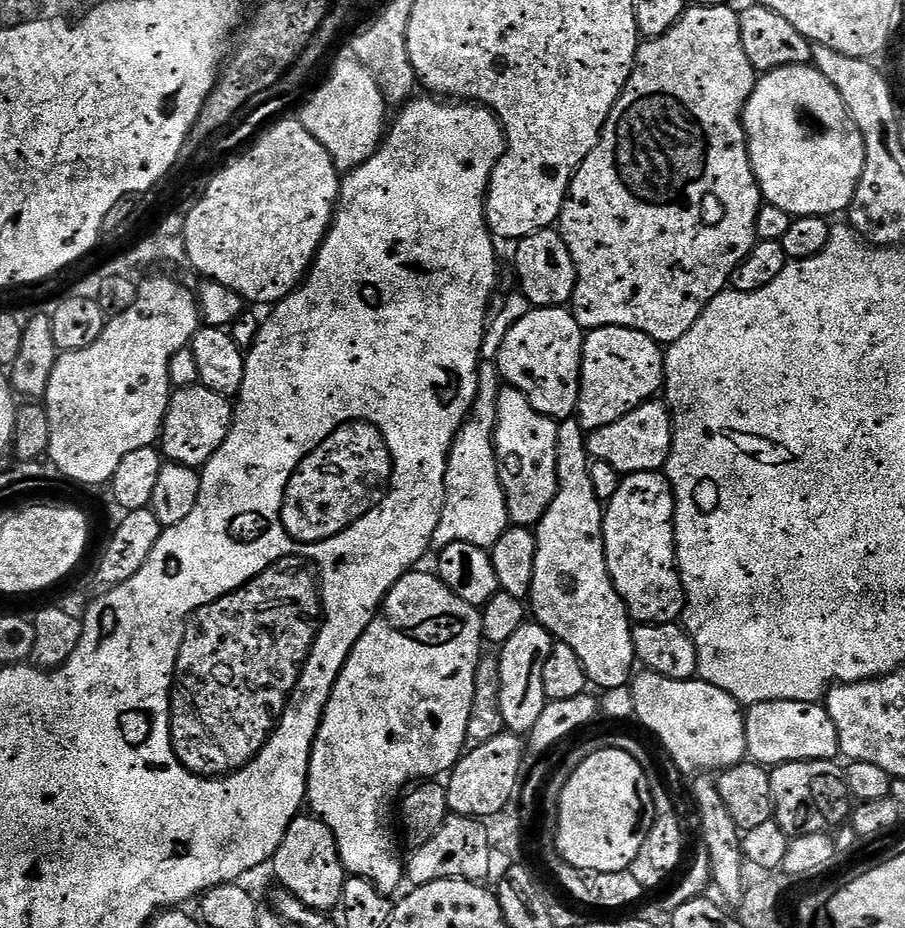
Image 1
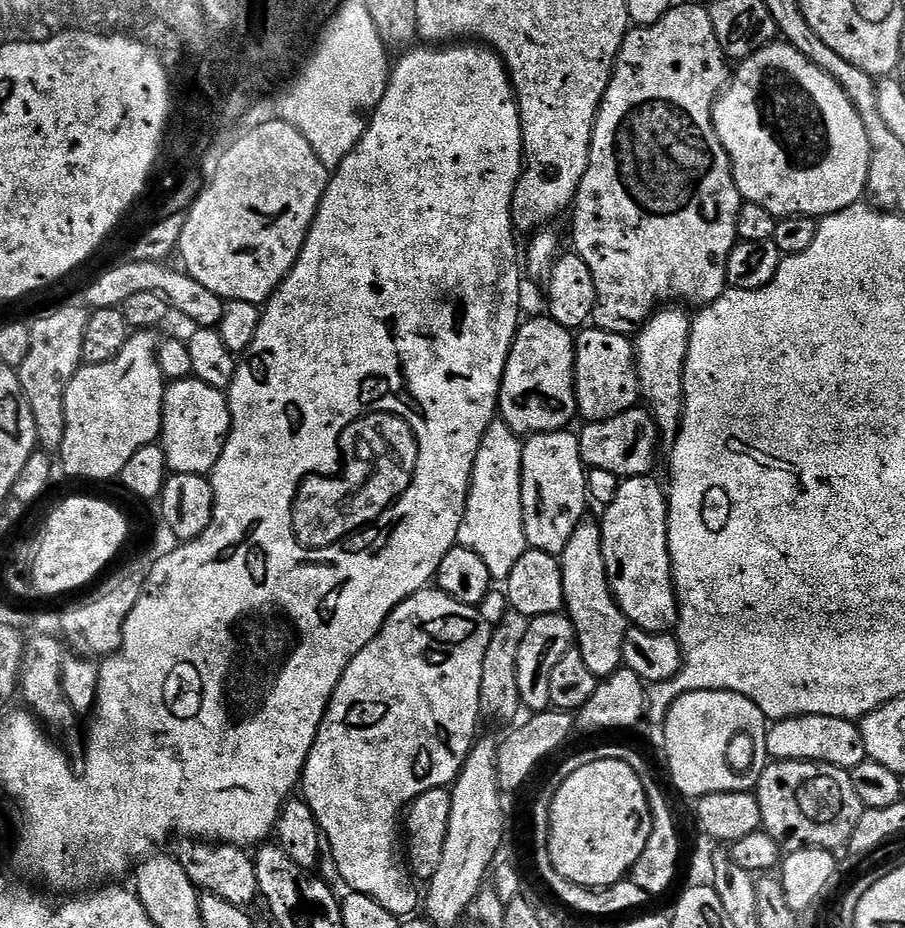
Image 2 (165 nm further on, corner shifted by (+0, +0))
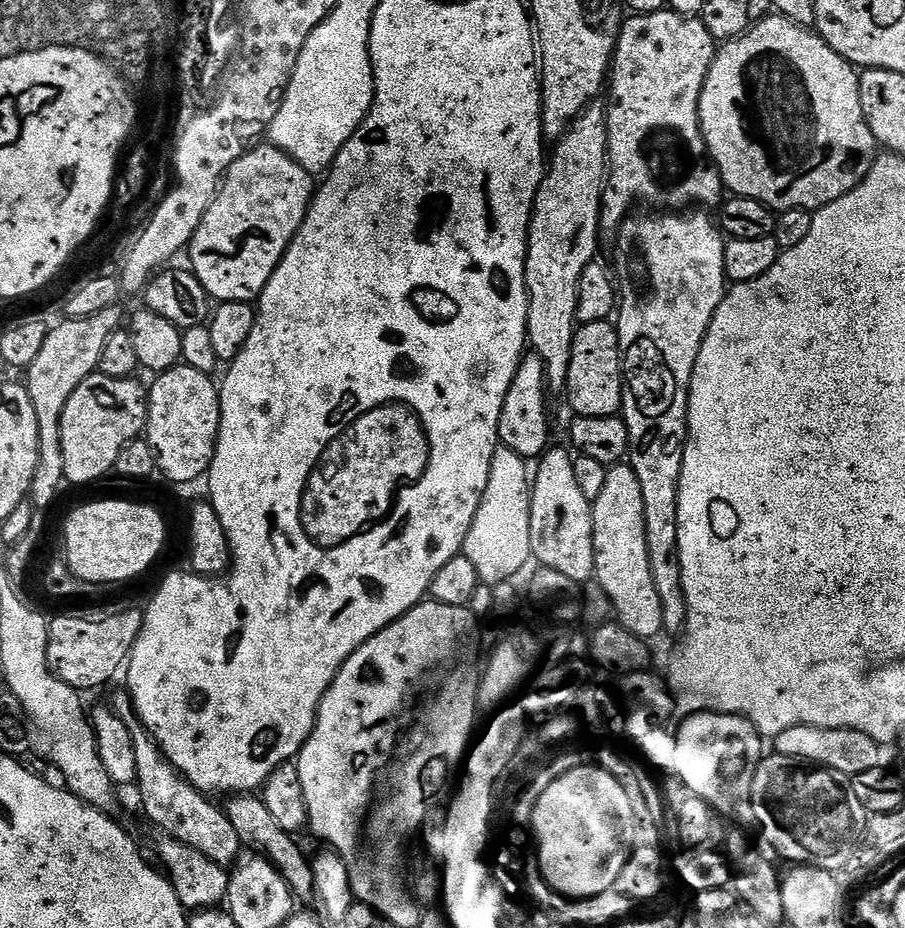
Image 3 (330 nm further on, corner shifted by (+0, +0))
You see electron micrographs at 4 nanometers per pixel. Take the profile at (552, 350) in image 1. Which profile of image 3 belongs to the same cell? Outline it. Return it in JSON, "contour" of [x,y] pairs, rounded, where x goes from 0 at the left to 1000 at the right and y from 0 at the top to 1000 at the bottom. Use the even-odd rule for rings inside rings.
{"contour":[[[591,381],[580,383],[566,408],[559,433],[552,443],[550,468],[552,478],[568,485],[568,489],[588,498],[601,490],[608,482],[606,475],[606,405],[601,401],[599,386]]]}

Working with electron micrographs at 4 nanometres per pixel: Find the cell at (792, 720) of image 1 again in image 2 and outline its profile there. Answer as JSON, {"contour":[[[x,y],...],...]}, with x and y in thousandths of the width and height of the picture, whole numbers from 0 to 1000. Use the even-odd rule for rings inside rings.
{"contour":[[[874,772],[850,783],[846,795],[850,816],[859,819],[904,819],[940,830],[957,818],[959,809],[949,783],[943,777],[916,772]]]}

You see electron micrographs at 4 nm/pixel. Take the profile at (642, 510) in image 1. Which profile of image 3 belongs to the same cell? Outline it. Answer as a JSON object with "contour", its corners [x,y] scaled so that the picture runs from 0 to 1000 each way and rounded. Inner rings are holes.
{"contour":[[[686,498],[672,504],[670,524],[665,524],[665,532],[654,540],[654,566],[657,628],[676,650],[683,671],[696,679],[696,683],[719,691],[720,685],[734,681],[731,648],[727,644],[727,635],[723,633],[723,623],[718,619],[709,524],[705,524],[705,511],[701,511],[697,499]]]}

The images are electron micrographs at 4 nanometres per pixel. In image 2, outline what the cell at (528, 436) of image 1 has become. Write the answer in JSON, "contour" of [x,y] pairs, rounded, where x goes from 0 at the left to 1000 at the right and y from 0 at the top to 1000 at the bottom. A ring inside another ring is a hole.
{"contour":[[[635,464],[597,466],[578,475],[577,485],[577,558],[585,591],[593,591],[612,600],[625,593],[625,584],[646,559],[645,551],[652,547],[650,537],[650,511],[643,489],[641,472]]]}

